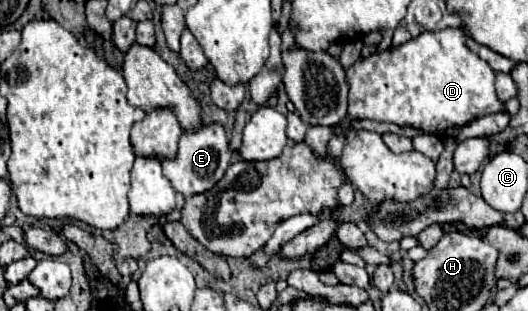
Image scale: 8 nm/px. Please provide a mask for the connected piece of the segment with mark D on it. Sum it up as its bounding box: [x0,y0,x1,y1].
[346,27,504,133]

